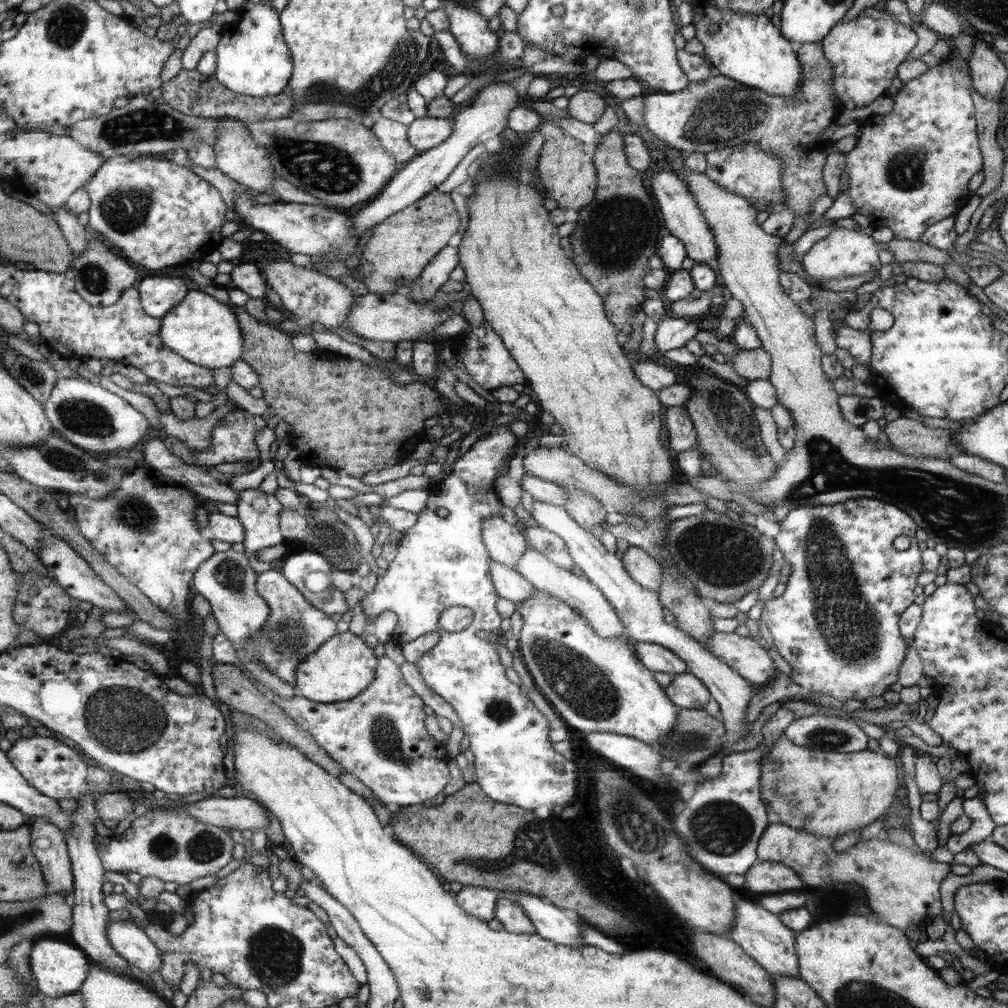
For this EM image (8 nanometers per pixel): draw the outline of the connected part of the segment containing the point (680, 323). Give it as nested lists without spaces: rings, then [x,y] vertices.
[[[664,316],[658,321],[654,344],[660,352],[684,348],[688,340],[692,340],[698,331],[699,325],[694,319]]]

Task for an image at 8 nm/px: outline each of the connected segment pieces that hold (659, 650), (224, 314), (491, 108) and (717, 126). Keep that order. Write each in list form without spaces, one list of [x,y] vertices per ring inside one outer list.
[[[635,641],[635,644],[635,656],[639,657],[653,673],[666,672],[673,676],[688,672],[686,662],[662,645],[640,641]]]
[[[188,291],[184,299],[161,320],[160,338],[167,348],[204,368],[231,367],[244,352],[243,329],[240,328],[239,318],[230,310],[230,306],[203,291]]]
[[[490,82],[478,91],[478,97],[474,102],[464,105],[464,108],[454,116],[453,132],[436,148],[419,153],[418,156],[405,164],[396,173],[394,179],[384,187],[383,194],[376,197],[368,206],[362,208],[356,216],[352,217],[352,232],[354,234],[364,234],[370,228],[378,226],[386,218],[396,214],[398,210],[404,210],[412,202],[420,200],[428,192],[437,190],[438,186],[454,172],[462,158],[478,144],[486,142],[488,138],[503,136],[508,133],[507,121],[510,110],[525,104],[518,89],[511,82]]]
[[[802,43],[798,50],[802,67],[802,78],[800,78],[800,86],[798,92],[794,96],[770,96],[758,88],[750,88],[744,86],[728,76],[715,73],[704,82],[690,82],[688,88],[680,90],[680,92],[670,93],[654,93],[644,97],[643,110],[643,126],[652,132],[660,140],[664,140],[668,146],[676,148],[680,151],[687,152],[703,152],[706,154],[722,147],[730,147],[746,141],[754,141],[768,153],[780,155],[782,157],[782,187],[786,191],[784,203],[782,206],[792,209],[796,213],[794,226],[790,228],[788,234],[782,239],[785,242],[796,242],[798,238],[804,234],[804,230],[810,230],[810,220],[806,216],[806,211],[812,207],[812,203],[816,199],[826,194],[826,186],[822,180],[822,166],[826,160],[826,152],[824,148],[830,146],[830,142],[819,138],[821,131],[832,124],[834,116],[836,116],[836,108],[840,106],[840,98],[832,86],[835,73],[832,66],[828,63],[823,54],[822,44],[819,43]]]

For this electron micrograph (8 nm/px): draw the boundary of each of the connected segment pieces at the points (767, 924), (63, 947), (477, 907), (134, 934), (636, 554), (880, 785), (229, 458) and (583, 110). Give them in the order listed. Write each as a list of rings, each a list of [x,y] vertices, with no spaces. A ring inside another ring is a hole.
[[[742,898],[736,902],[734,911],[736,916],[734,916],[734,926],[728,932],[729,938],[740,945],[750,957],[759,961],[771,975],[800,979],[799,958],[795,950],[795,930],[788,928],[779,915],[768,912],[763,905]]]
[[[42,937],[33,940],[31,958],[31,971],[35,973],[36,984],[42,994],[51,998],[59,998],[79,992],[90,974],[91,961],[82,949],[74,944],[57,940],[53,937]]]
[[[463,886],[456,893],[456,900],[463,906],[464,912],[489,922],[495,918],[495,907],[498,906],[500,892],[482,886]]]
[[[130,918],[111,921],[108,923],[107,932],[112,948],[130,965],[138,967],[148,975],[163,967],[162,953],[155,946],[155,941],[147,936],[136,921]]]
[[[629,546],[620,559],[634,582],[646,591],[657,592],[660,589],[664,574],[658,560],[648,552],[638,546]]]
[[[783,733],[778,736],[774,746],[766,751],[766,755],[760,759],[760,770],[762,770],[763,778],[760,779],[760,796],[763,798],[764,804],[767,806],[767,810],[770,813],[771,817],[777,822],[782,824],[788,824],[796,830],[804,830],[804,832],[812,832],[814,836],[820,836],[820,838],[832,838],[835,839],[836,836],[842,836],[842,834],[848,834],[852,830],[860,830],[876,822],[878,818],[881,818],[892,804],[894,800],[894,792],[898,788],[898,766],[894,762],[894,758],[886,756],[882,750],[879,752],[872,752],[872,750],[860,750],[860,752],[848,752],[848,753],[839,753],[839,752],[824,752],[817,751],[816,749],[806,749],[803,746],[793,744],[792,740],[789,740]]]
[[[232,404],[230,410],[212,427],[212,433],[210,433],[210,446],[212,447],[208,451],[196,451],[196,449],[192,449],[193,466],[204,473],[210,473],[216,466],[225,464],[226,462],[231,464],[240,460],[253,461],[256,459],[256,456],[260,456],[254,438],[264,428],[266,428],[266,418],[260,418],[259,415],[252,415],[237,404]]]
[[[579,90],[569,98],[568,114],[575,120],[594,125],[605,112],[607,100],[594,91]]]

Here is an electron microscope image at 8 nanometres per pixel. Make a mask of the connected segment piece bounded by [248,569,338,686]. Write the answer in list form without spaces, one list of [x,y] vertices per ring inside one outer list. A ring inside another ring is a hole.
[[[270,569],[258,573],[256,588],[267,600],[271,614],[266,620],[266,624],[248,638],[248,643],[256,651],[260,663],[264,663],[272,673],[276,673],[286,683],[296,686],[296,670],[302,663],[300,660],[306,659],[310,652],[314,653],[322,643],[328,642],[328,639],[338,634],[336,622],[322,609],[315,608],[303,596],[303,593],[278,570]]]

